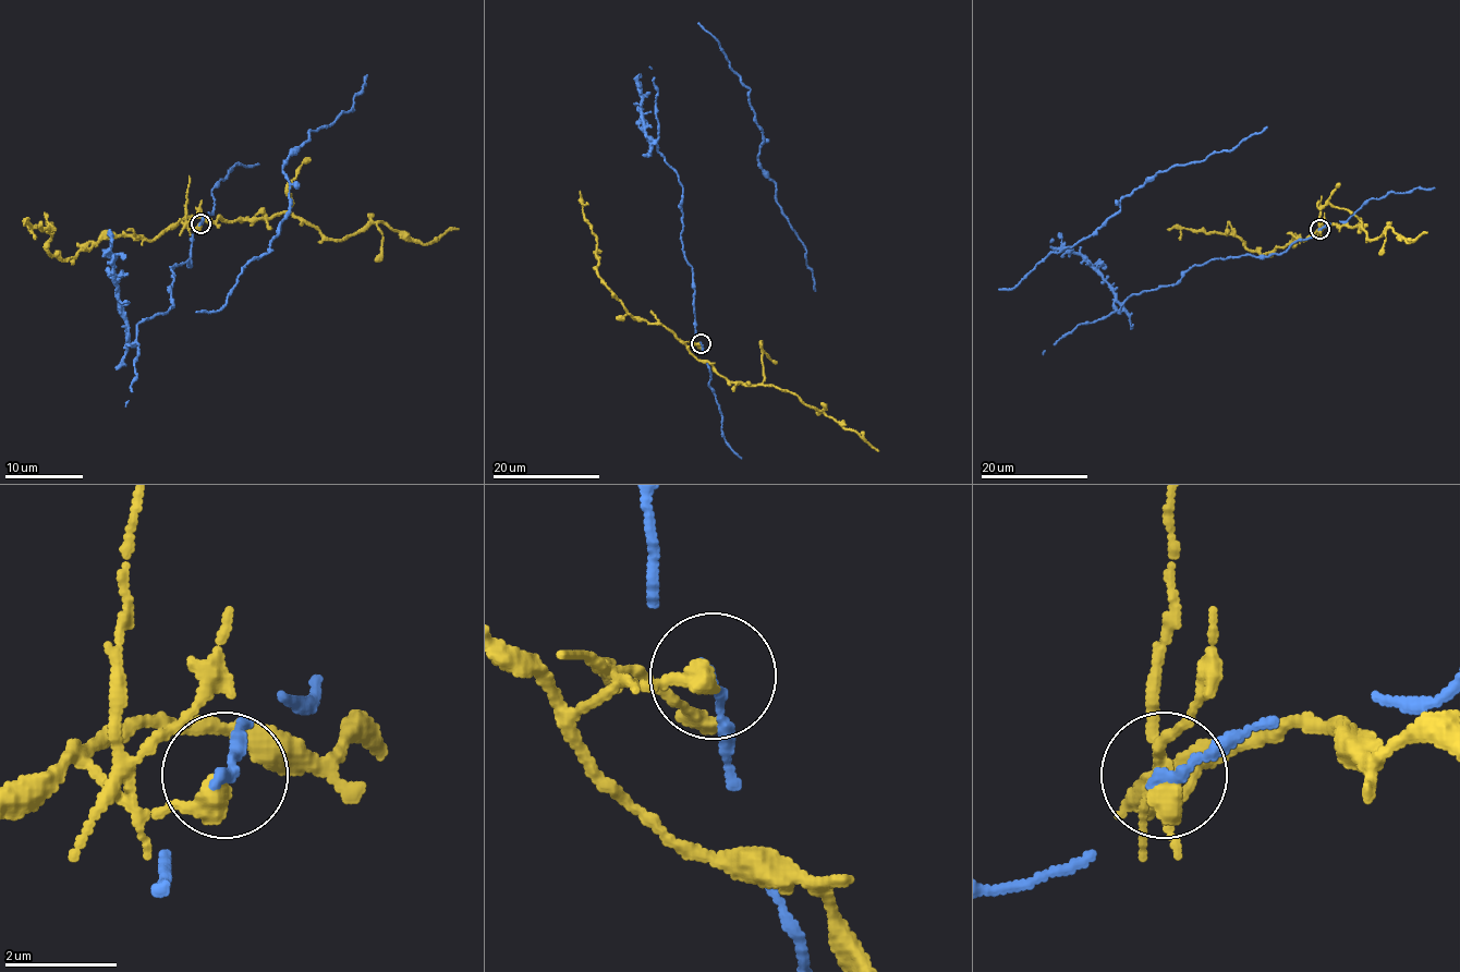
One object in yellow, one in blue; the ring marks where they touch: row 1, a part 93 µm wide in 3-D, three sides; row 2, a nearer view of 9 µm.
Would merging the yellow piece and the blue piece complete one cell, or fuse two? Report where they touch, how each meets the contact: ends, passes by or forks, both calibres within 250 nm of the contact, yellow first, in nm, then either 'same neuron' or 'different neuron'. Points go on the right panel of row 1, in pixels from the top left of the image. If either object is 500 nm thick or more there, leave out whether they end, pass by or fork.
at (1319, 229); yellow ends there; blue ends there; 440 nm thick on the yellow side, 180 nm on the other; different neuron

